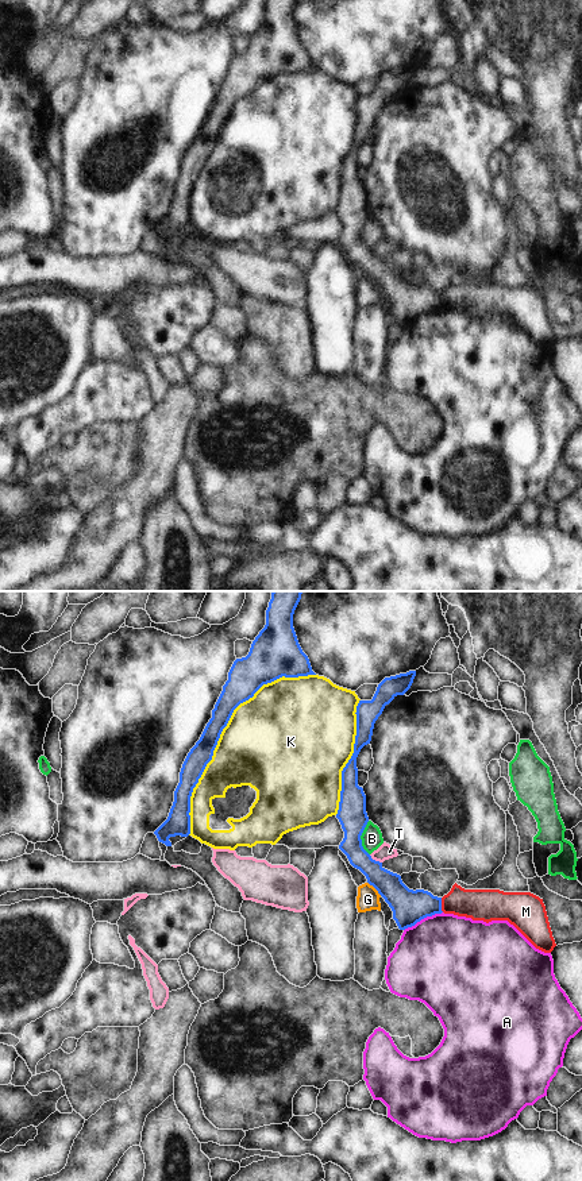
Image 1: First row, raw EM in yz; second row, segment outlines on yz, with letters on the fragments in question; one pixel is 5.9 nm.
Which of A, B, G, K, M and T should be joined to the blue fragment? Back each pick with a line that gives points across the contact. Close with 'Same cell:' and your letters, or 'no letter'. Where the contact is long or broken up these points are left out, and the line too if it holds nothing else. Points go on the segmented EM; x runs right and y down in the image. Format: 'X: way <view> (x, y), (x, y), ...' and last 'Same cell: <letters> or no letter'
Same cell: no letter

